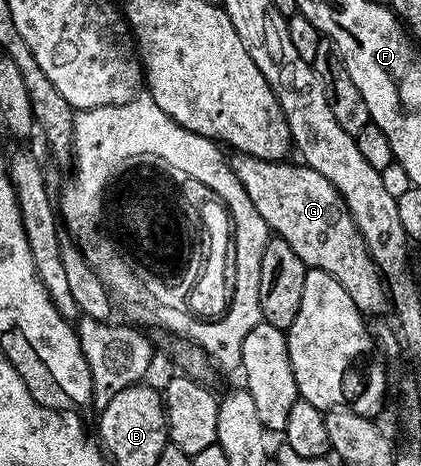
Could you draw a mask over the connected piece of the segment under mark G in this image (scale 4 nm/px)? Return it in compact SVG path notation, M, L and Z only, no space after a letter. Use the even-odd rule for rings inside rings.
M241 154L231 155L229 161L260 218L264 218L277 239L288 242L288 246L300 254L307 268L319 268L332 274L336 282L348 290L352 302L356 302L363 314L387 311L388 293L382 273L370 256L356 222L350 217L344 198L324 174L297 163L261 160Z

